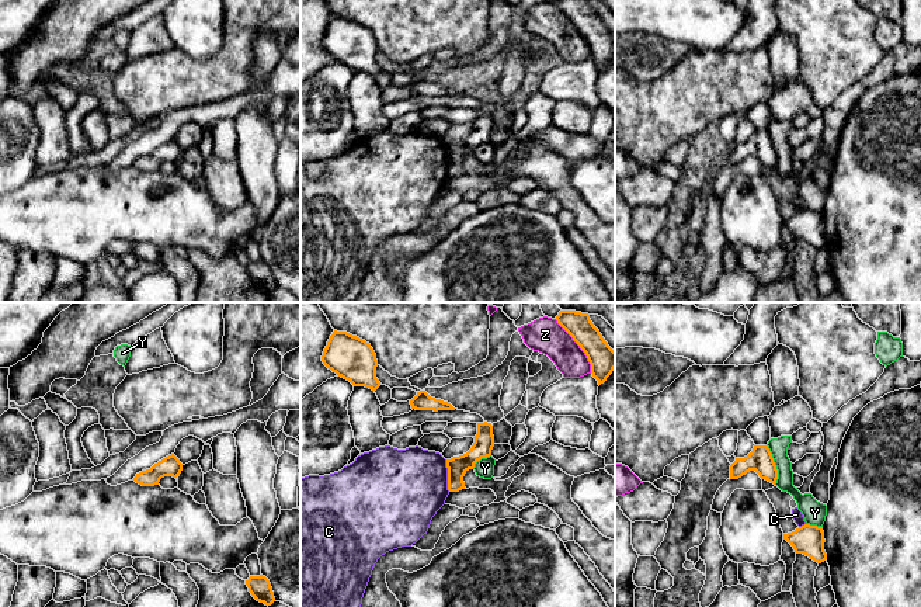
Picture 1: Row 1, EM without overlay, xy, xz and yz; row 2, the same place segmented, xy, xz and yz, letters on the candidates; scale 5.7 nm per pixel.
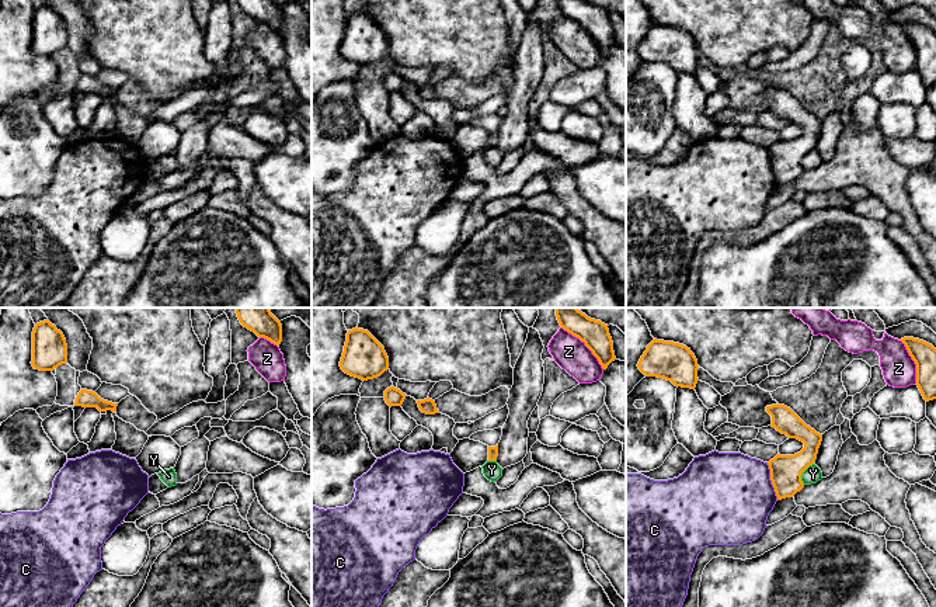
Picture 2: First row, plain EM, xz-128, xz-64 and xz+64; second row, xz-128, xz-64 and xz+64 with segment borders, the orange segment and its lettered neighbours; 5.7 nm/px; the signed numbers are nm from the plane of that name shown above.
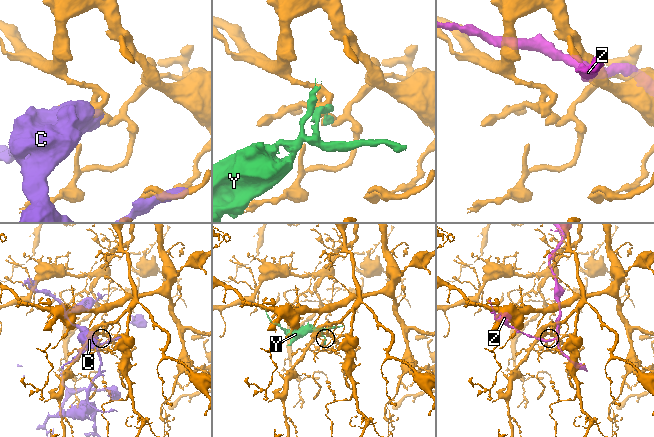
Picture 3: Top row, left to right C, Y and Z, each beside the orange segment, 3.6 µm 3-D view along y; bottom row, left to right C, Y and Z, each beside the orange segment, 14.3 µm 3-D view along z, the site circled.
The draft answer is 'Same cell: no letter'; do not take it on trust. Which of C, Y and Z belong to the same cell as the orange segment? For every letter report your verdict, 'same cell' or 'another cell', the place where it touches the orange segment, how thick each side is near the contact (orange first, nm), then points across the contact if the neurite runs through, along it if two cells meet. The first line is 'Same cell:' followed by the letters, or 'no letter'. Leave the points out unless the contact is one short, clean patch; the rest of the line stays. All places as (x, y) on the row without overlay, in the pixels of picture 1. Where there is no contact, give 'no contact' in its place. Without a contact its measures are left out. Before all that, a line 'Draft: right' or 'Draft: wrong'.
Draft: right
Same cell: no letter
C: another cell; meets orange in xz at (448, 160); 120 nm thick on the orange side, 440 nm on the other
Y: another cell; meets orange in yz at (774, 149); 140 nm thick on the orange side, 110 nm on the other
Z: another cell; meets orange in xz at (579, 30); 160 nm thick on the orange side, 200 nm on the other

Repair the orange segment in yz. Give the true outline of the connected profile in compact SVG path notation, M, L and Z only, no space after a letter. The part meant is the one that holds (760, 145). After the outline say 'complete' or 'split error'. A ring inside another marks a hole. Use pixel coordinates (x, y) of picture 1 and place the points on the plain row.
M754 131L744 143L736 143L730 150L730 164L738 164L750 156L755 156L761 164L776 169L778 155L768 131Z; complete

